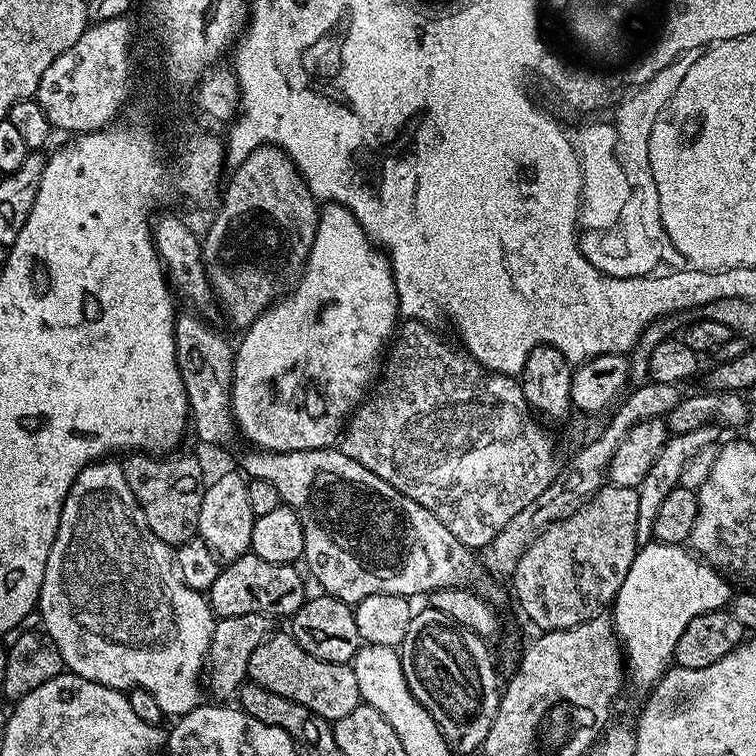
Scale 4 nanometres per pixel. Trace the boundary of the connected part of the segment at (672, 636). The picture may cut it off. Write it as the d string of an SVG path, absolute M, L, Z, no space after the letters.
M654 540L643 545L631 557L624 580L612 601L612 622L624 646L622 650L626 659L627 683L631 684L640 698L648 695L668 670L682 631L686 630L690 622L699 614L721 611L731 603L734 591L728 583L729 579L722 572L702 561L683 545Z

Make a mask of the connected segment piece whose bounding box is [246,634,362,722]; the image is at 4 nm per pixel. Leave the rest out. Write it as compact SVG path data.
M272 634L262 639L246 661L246 676L259 688L265 688L274 694L282 694L282 698L298 702L298 706L312 713L313 717L329 722L346 718L350 710L354 710L362 703L356 669L351 663L335 664L322 658L314 658L306 654L288 634L284 636Z

